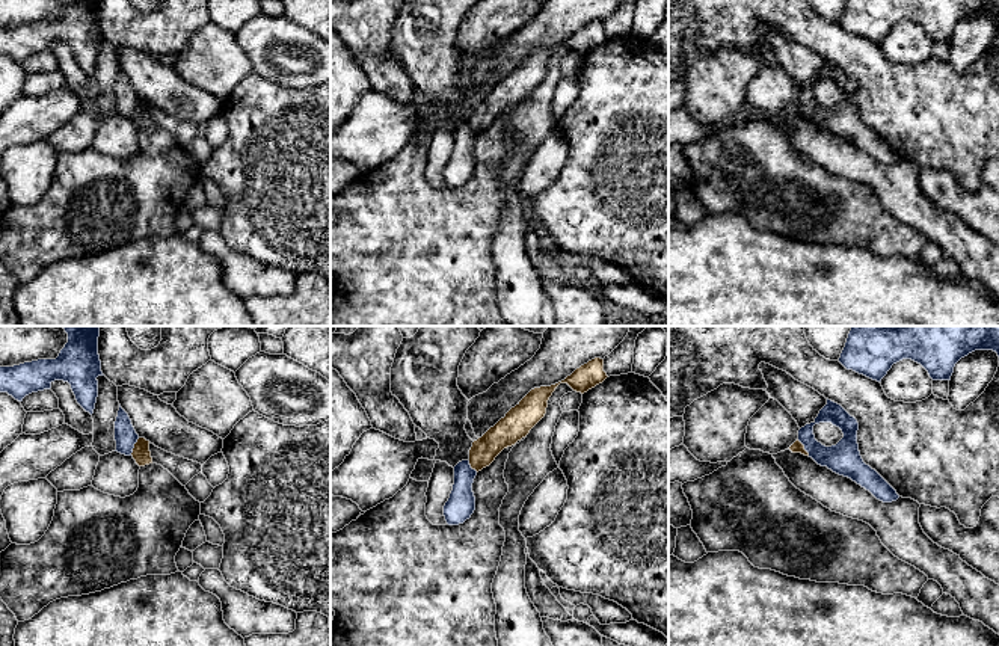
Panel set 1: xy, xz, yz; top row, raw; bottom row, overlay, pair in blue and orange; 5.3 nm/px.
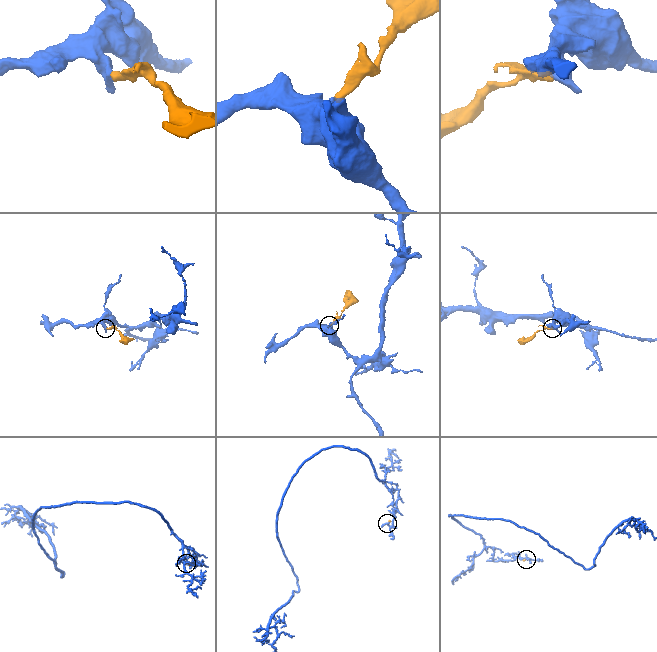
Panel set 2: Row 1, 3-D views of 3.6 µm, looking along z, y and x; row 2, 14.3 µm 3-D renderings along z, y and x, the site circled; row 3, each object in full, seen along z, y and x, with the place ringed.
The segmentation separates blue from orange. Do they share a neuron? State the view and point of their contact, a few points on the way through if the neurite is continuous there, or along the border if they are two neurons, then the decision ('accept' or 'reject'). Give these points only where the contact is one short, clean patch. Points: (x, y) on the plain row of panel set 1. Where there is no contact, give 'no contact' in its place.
meets blue in xy at (133, 109); border along xy (139, 100), (130, 116); reject

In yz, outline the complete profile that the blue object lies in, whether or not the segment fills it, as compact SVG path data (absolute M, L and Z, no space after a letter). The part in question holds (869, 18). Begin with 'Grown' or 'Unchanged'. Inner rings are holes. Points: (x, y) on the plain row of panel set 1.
Unchanged. M847 0L839 24L859 36L881 44L893 26L911 21L921 26L933 42L951 42L955 26L975 12L993 12L999 18L999 0Z

